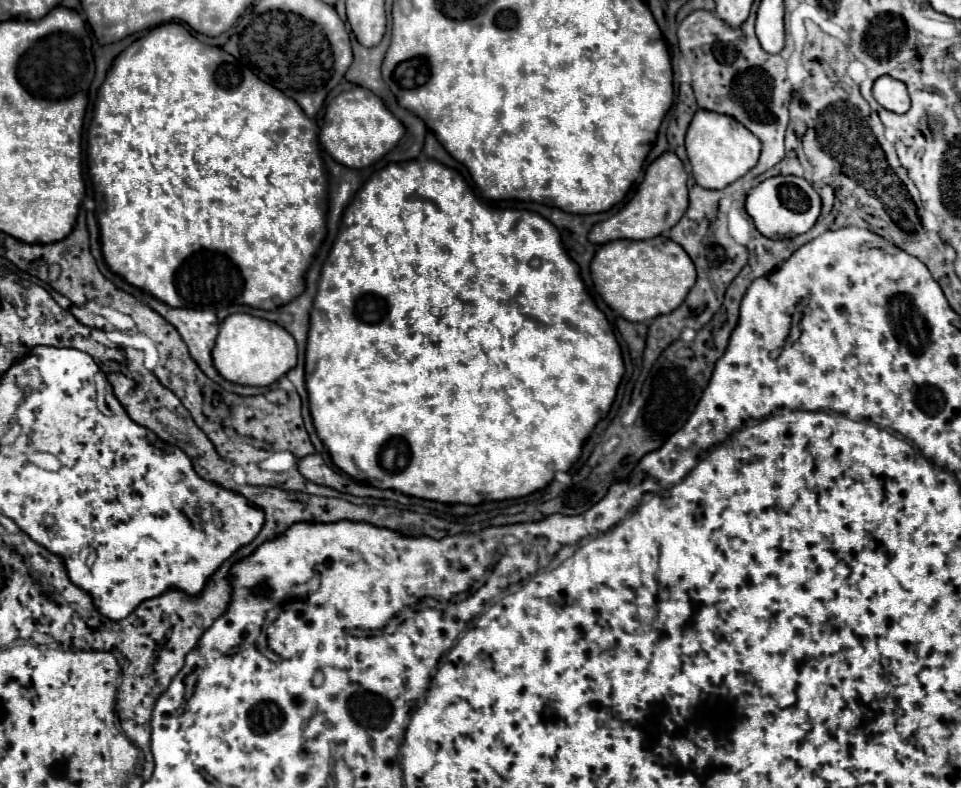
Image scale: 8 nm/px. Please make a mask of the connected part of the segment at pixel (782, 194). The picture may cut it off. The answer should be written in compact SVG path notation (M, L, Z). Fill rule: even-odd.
M774 176L760 182L746 196L746 212L754 220L756 230L770 240L794 238L808 232L820 216L820 196L818 192L798 176Z

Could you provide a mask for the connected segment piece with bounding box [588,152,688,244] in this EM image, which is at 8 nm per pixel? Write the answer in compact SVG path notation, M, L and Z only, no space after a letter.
M664 152L658 156L644 172L644 180L640 182L634 198L612 218L598 222L592 226L588 240L592 244L606 244L610 240L628 238L628 240L646 240L654 238L666 230L670 230L686 212L688 208L688 174L684 164L674 152Z

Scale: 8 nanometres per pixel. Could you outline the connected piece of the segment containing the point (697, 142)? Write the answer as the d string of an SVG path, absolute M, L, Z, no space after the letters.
M698 110L686 132L686 152L692 164L694 180L702 188L718 190L726 188L728 184L744 176L752 166L756 166L760 156L760 140L732 116Z

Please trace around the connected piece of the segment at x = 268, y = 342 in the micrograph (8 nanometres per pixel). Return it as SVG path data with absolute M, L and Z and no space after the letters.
M230 314L220 324L212 360L218 374L232 384L254 388L270 386L296 366L296 342L276 322L254 318L250 314Z

